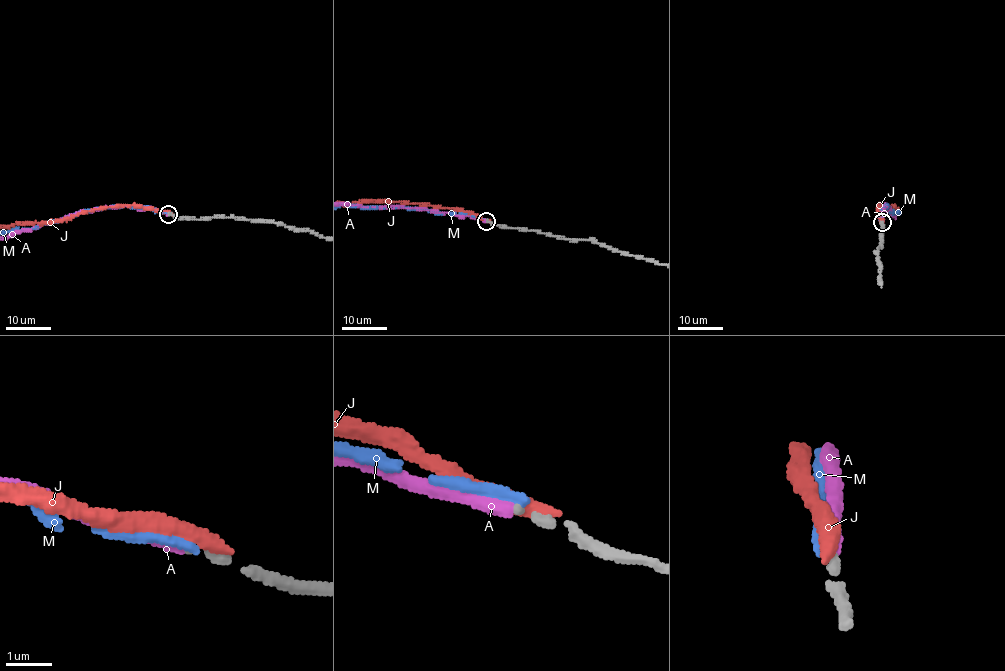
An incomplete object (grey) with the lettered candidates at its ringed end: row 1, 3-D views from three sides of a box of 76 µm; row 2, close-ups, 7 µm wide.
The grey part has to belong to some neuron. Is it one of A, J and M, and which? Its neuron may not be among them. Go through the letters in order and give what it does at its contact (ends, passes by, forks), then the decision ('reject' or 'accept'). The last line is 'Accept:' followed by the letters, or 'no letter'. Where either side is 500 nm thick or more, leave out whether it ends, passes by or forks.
A: it ends | accept
J: it ends | reject
M: it ends | reject
Accept: A

